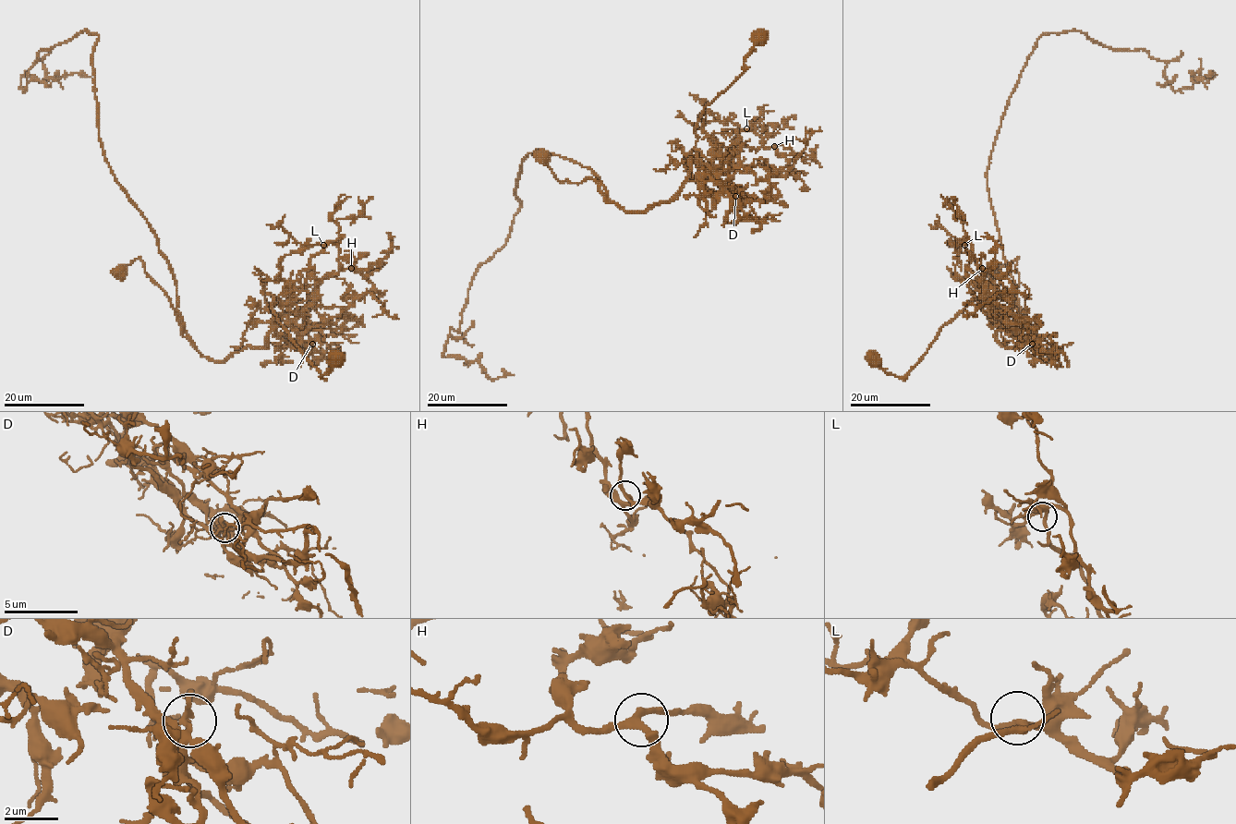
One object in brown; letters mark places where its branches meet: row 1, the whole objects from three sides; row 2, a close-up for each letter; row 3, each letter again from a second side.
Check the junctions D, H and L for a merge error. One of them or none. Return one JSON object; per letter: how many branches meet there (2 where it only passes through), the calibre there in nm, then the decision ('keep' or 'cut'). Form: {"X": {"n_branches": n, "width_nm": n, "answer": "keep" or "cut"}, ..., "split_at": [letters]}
{"D": {"n_branches": 3, "width_nm": 130, "answer": "cut"}, "H": {"n_branches": 3, "width_nm": 240, "answer": "keep"}, "L": {"n_branches": 3, "width_nm": 200, "answer": "keep"}, "split_at": ["D"]}

